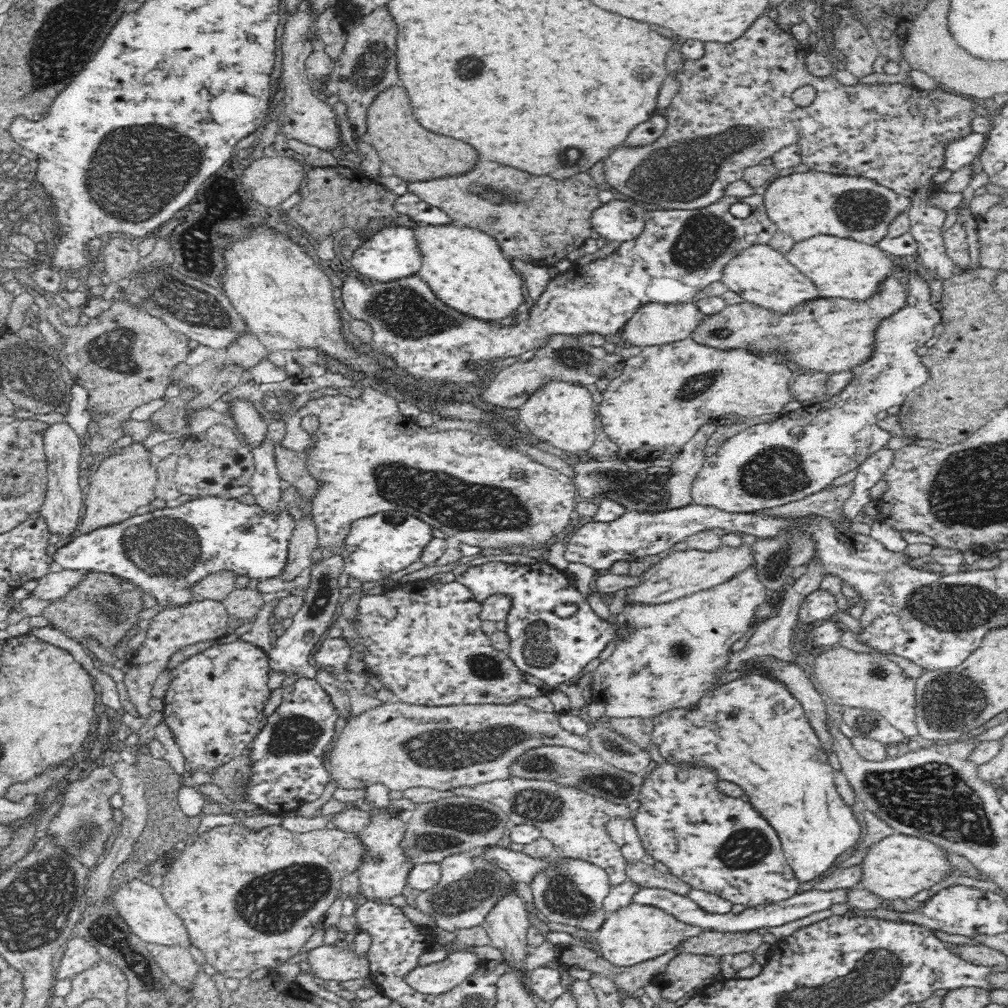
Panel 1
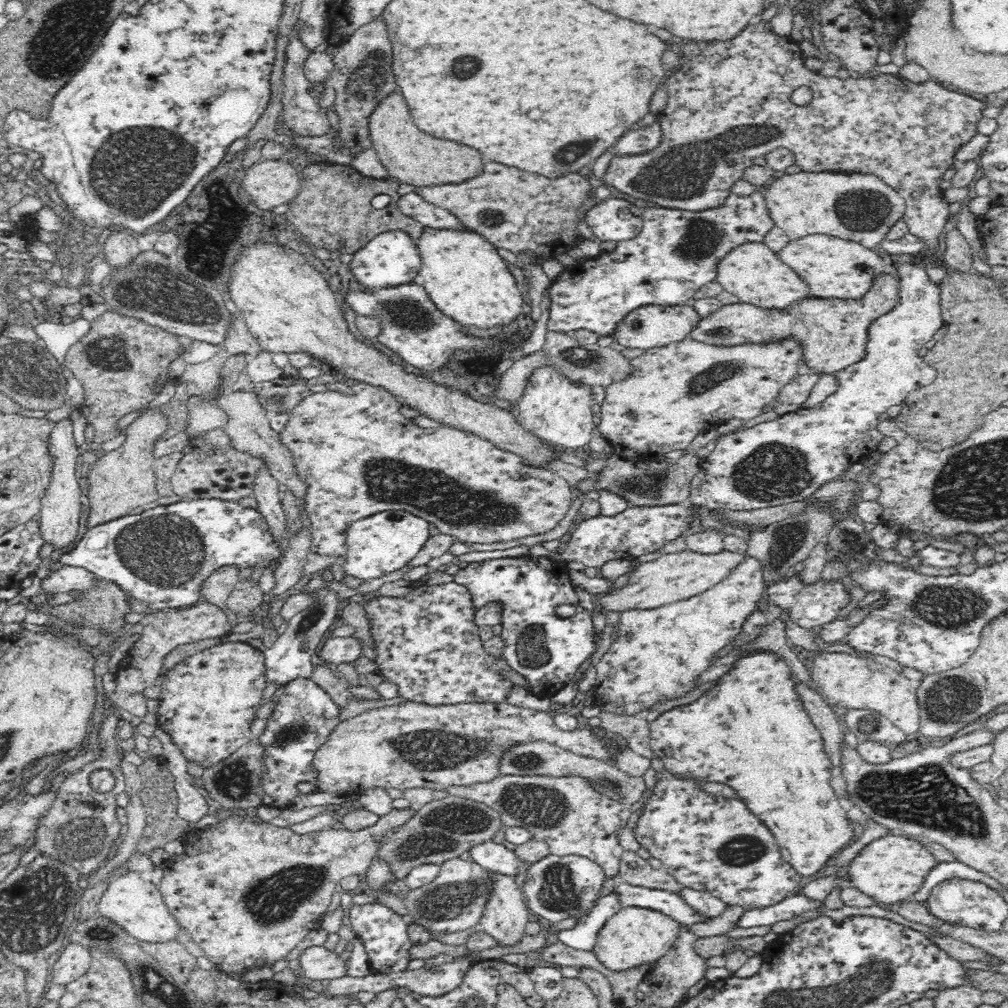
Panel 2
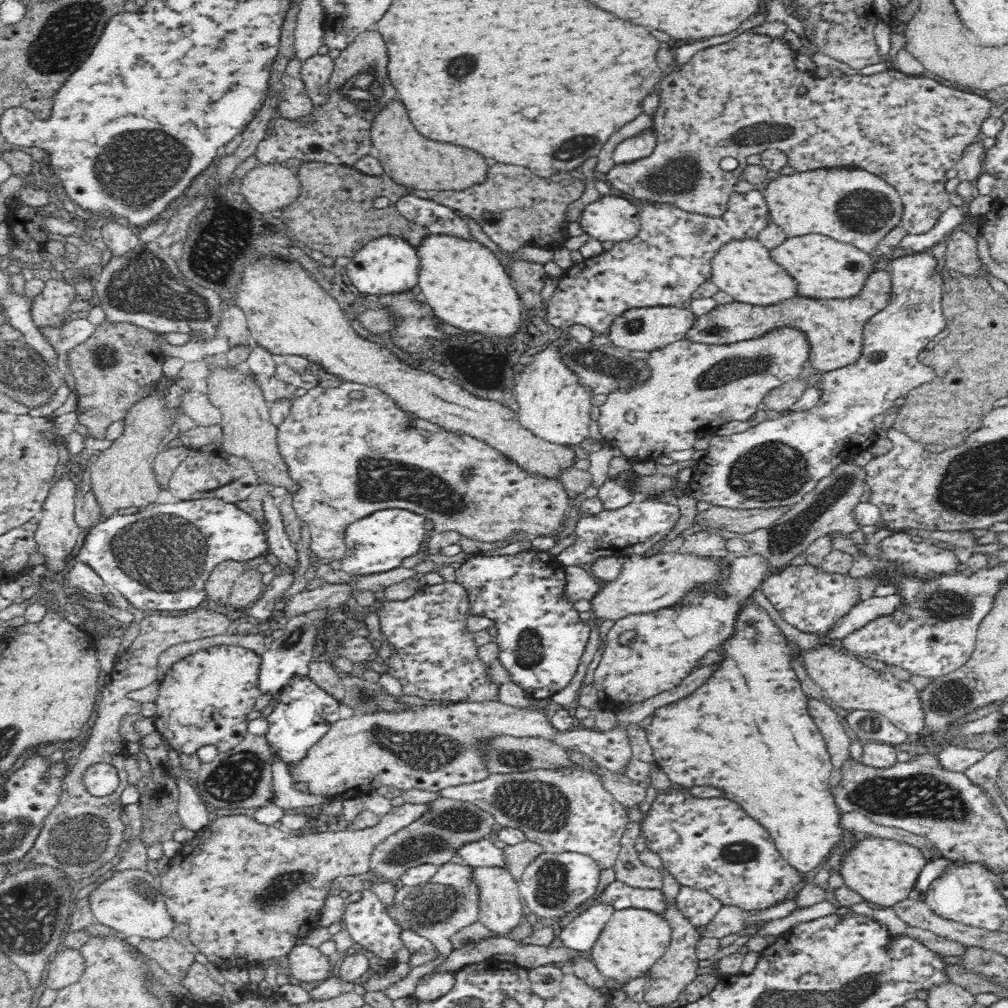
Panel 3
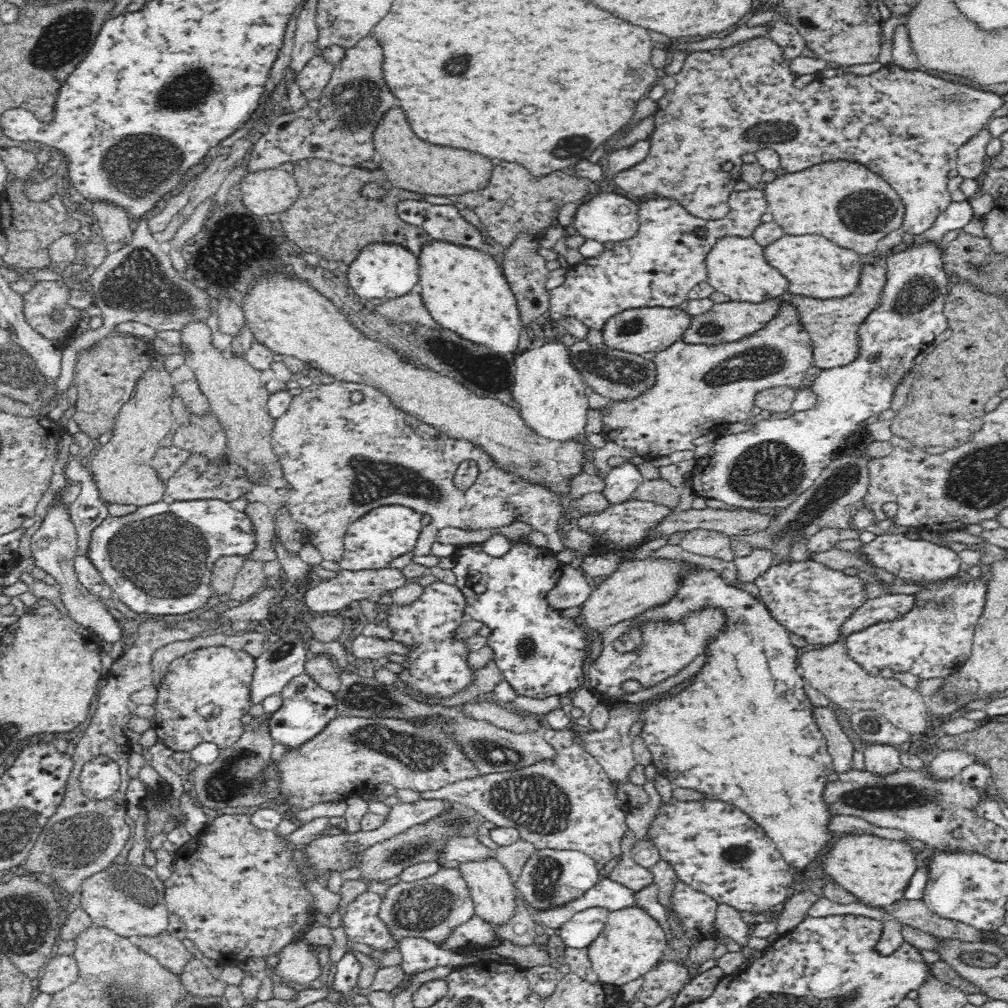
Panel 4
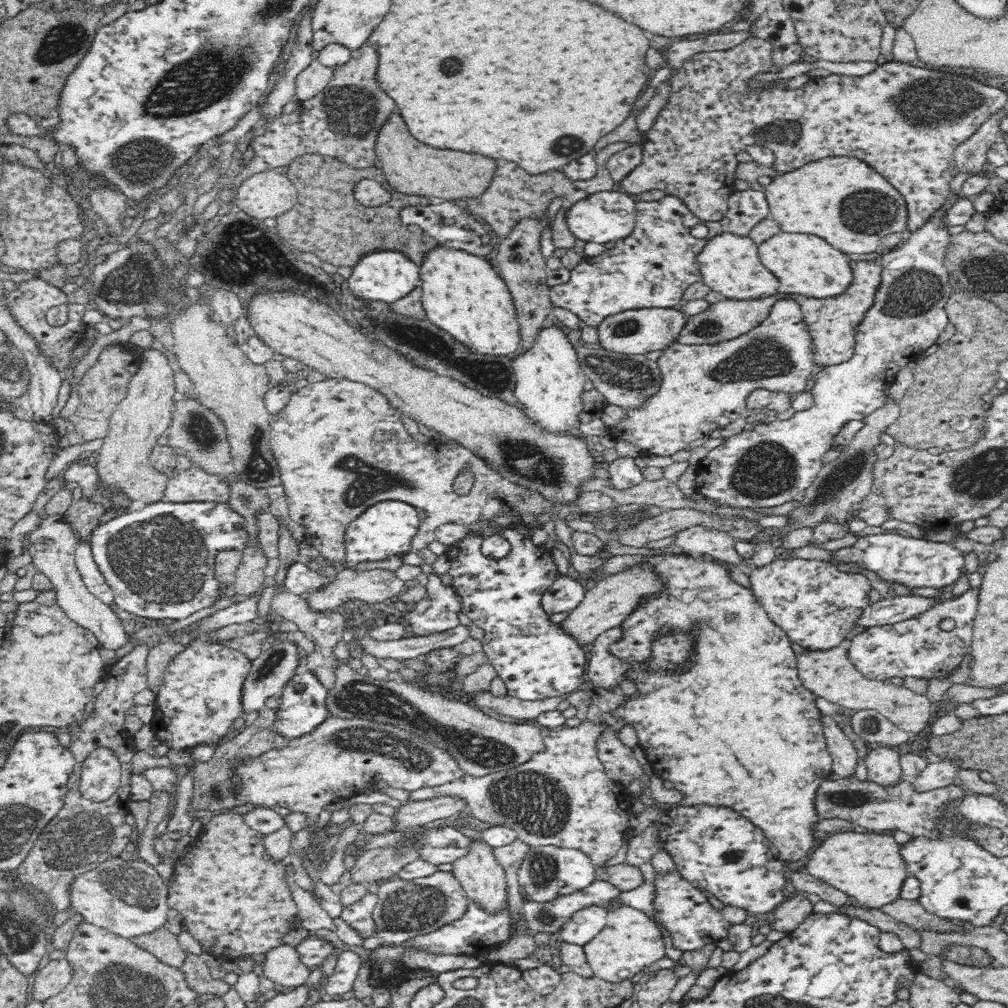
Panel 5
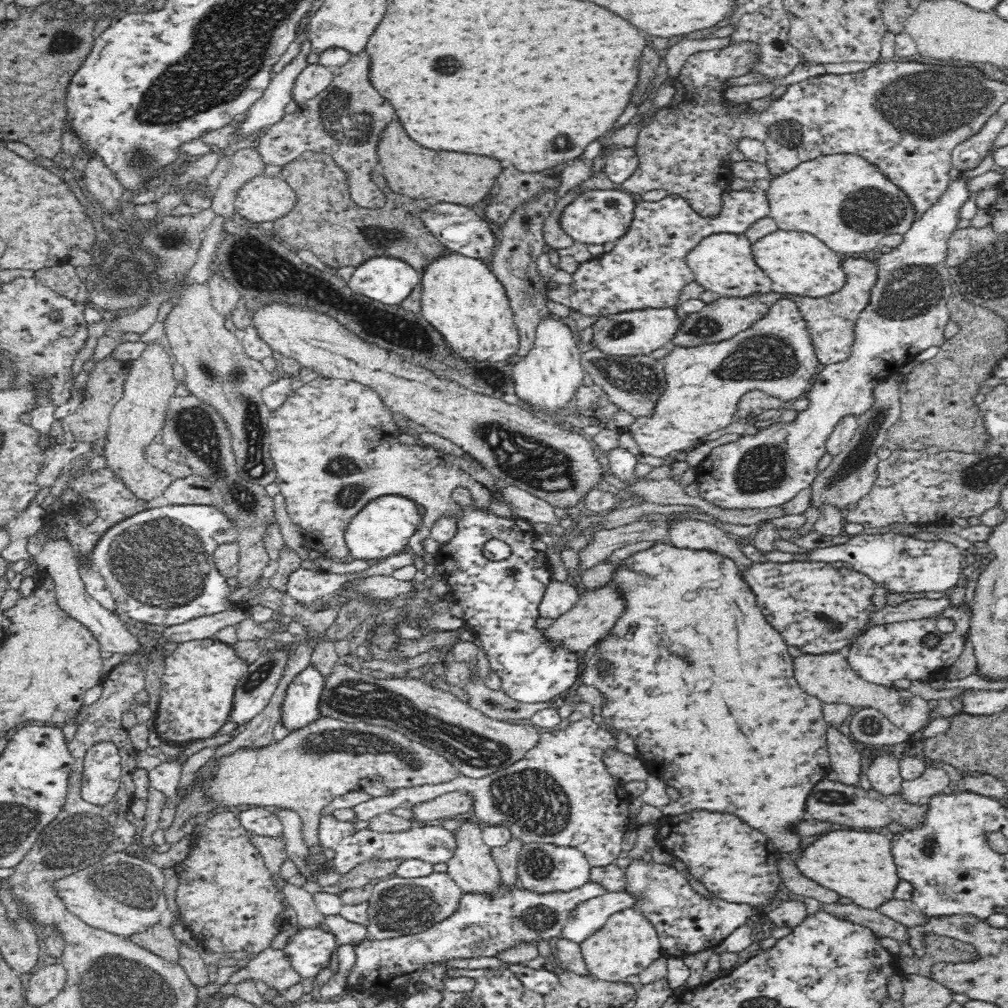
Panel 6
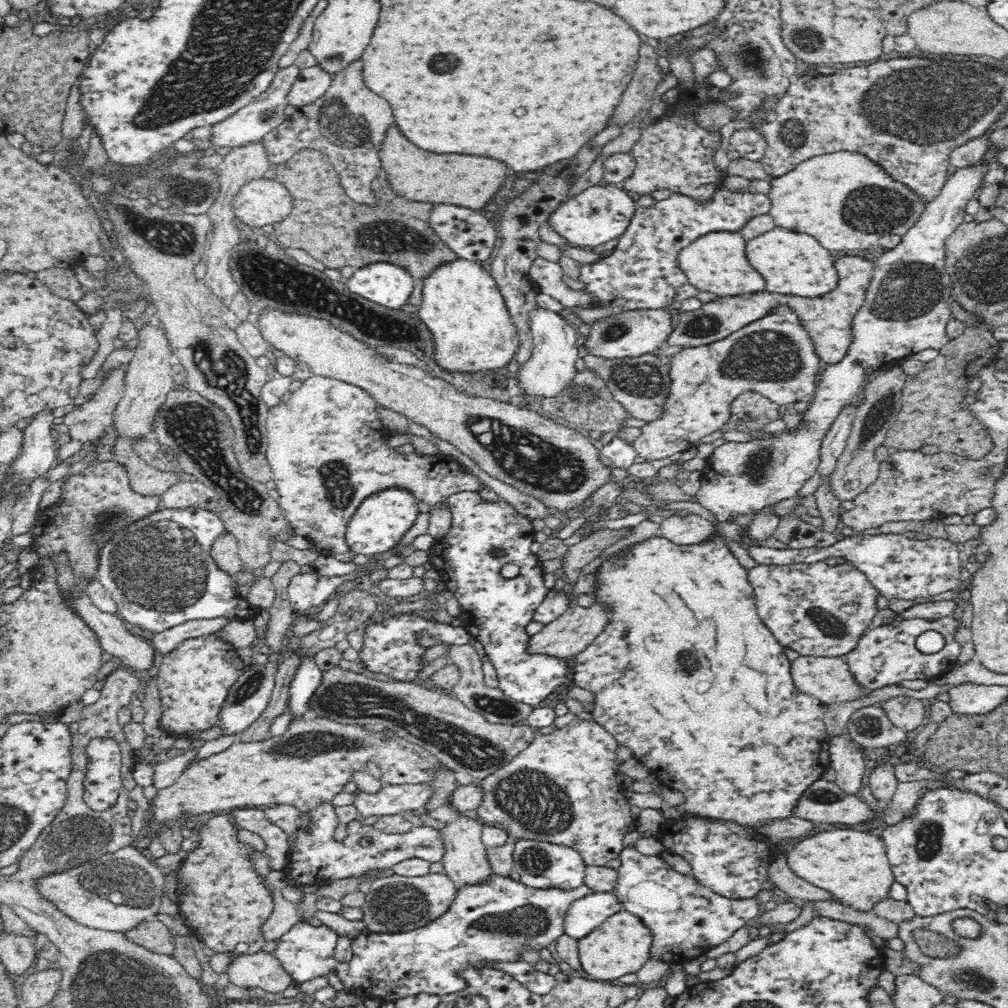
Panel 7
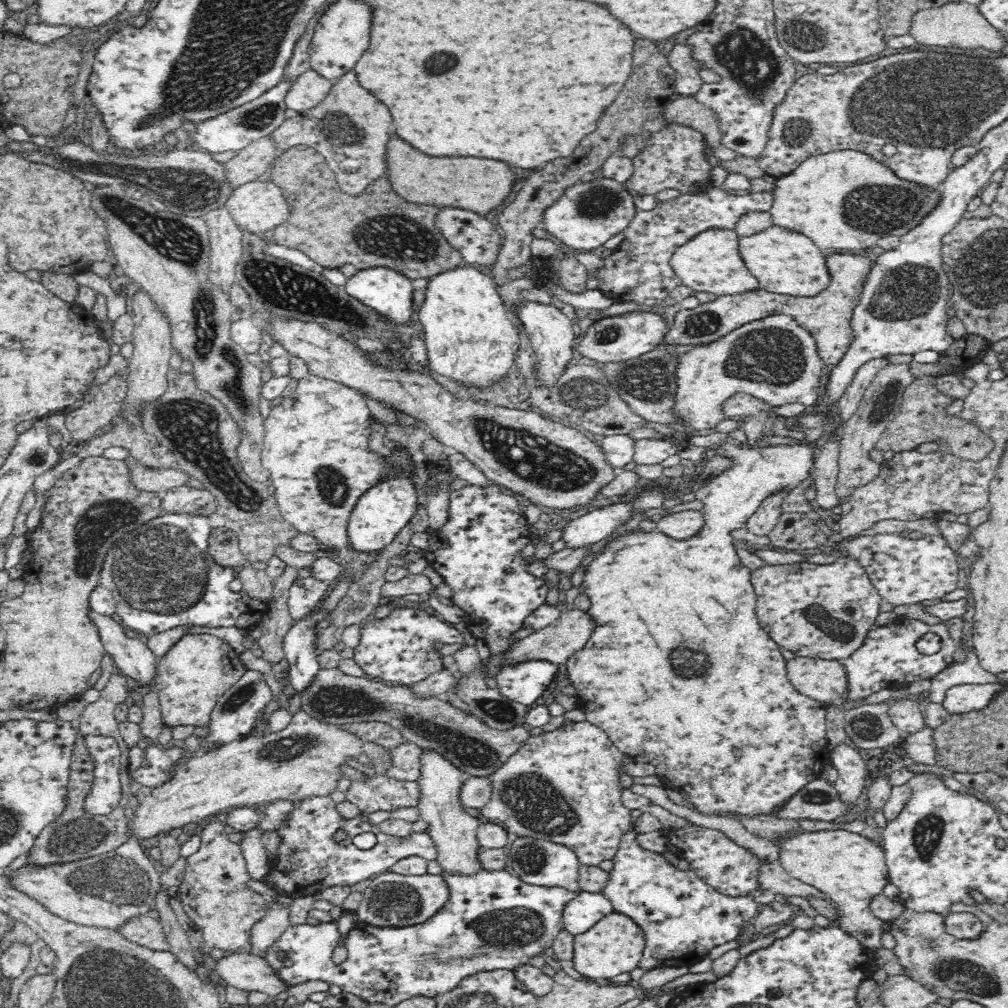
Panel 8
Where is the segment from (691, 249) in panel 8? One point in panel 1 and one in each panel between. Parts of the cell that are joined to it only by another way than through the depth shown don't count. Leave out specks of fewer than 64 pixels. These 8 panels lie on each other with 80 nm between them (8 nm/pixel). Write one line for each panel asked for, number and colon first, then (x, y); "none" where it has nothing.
1: (761, 275)
2: (754, 273)
3: (746, 270)
4: (737, 266)
5: (730, 264)
6: (723, 263)
7: (717, 262)

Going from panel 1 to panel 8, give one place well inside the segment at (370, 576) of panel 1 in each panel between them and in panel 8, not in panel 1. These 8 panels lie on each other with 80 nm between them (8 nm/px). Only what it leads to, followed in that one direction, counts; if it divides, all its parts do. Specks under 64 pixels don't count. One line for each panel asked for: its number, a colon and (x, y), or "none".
2: (379, 544)
3: (380, 542)
4: (374, 541)
5: (386, 529)
6: (382, 528)
7: (379, 525)
8: (379, 515)

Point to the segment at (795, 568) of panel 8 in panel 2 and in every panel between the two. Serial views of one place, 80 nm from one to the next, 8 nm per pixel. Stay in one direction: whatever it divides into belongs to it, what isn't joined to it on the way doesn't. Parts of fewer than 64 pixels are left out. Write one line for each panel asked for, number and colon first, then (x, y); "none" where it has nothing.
2: (811, 607)
3: (810, 600)
4: (804, 597)
5: (816, 604)
6: (819, 609)
7: (815, 609)

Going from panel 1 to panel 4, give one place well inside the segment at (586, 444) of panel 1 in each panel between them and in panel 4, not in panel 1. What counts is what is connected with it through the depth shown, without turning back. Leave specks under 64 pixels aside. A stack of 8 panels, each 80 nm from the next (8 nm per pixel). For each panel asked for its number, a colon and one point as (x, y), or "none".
2: (556, 410)
3: (552, 403)
4: (551, 393)

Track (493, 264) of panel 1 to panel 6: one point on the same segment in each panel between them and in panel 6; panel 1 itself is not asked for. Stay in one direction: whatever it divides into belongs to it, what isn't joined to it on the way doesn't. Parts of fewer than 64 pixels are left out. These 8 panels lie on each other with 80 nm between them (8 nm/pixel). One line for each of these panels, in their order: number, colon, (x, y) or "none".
2: (464, 275)
3: (465, 284)
4: (463, 288)
5: (462, 293)
6: (461, 298)

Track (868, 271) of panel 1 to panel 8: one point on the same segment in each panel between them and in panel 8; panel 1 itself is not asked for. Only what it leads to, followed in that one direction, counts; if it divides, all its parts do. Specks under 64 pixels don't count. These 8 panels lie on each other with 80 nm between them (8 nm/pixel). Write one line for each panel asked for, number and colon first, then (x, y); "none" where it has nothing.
2: (834, 267)
3: (824, 268)
4: (816, 267)
5: (806, 264)
6: (801, 264)
7: (792, 263)
8: (786, 263)

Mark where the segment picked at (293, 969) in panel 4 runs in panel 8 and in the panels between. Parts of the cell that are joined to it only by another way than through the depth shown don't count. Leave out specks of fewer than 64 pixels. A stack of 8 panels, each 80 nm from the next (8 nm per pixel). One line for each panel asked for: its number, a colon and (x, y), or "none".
5: (283, 965)
6: (272, 966)
7: (264, 969)
8: (248, 971)

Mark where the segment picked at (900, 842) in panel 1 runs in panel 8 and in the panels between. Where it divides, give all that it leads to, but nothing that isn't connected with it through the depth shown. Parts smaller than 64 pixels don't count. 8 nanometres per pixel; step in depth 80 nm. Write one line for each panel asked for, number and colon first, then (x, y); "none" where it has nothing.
2: (892, 868)
3: (883, 871)
4: (877, 870)
5: (869, 866)
6: (860, 866)
7: (853, 865)
8: (851, 870)

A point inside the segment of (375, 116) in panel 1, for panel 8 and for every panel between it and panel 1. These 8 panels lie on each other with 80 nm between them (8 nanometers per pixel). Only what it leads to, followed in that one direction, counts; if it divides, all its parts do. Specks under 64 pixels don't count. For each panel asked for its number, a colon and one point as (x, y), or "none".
2: (411, 156)
3: (412, 160)
4: (409, 163)
5: (409, 166)
6: (411, 170)
7: (470, 181)
8: (478, 184)

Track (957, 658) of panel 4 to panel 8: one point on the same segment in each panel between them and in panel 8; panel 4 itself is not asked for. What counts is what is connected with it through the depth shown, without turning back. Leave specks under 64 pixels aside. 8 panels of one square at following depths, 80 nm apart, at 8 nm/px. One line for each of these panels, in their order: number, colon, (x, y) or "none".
5: (918, 647)
6: (884, 653)
7: (886, 655)
8: (888, 658)

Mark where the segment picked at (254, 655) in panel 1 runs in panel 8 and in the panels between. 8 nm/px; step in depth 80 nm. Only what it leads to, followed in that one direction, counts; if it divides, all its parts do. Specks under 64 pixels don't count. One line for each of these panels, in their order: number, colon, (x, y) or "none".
2: (208, 702)
3: (204, 700)
4: (202, 697)
5: (200, 697)
6: (197, 690)
7: (194, 680)
8: (190, 679)

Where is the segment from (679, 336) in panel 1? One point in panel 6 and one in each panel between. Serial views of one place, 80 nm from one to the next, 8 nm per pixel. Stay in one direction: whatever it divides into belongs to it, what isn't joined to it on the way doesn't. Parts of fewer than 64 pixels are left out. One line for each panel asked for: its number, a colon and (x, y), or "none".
2: (649, 326)
3: (648, 328)
4: (651, 329)
5: (636, 331)
6: (637, 332)

